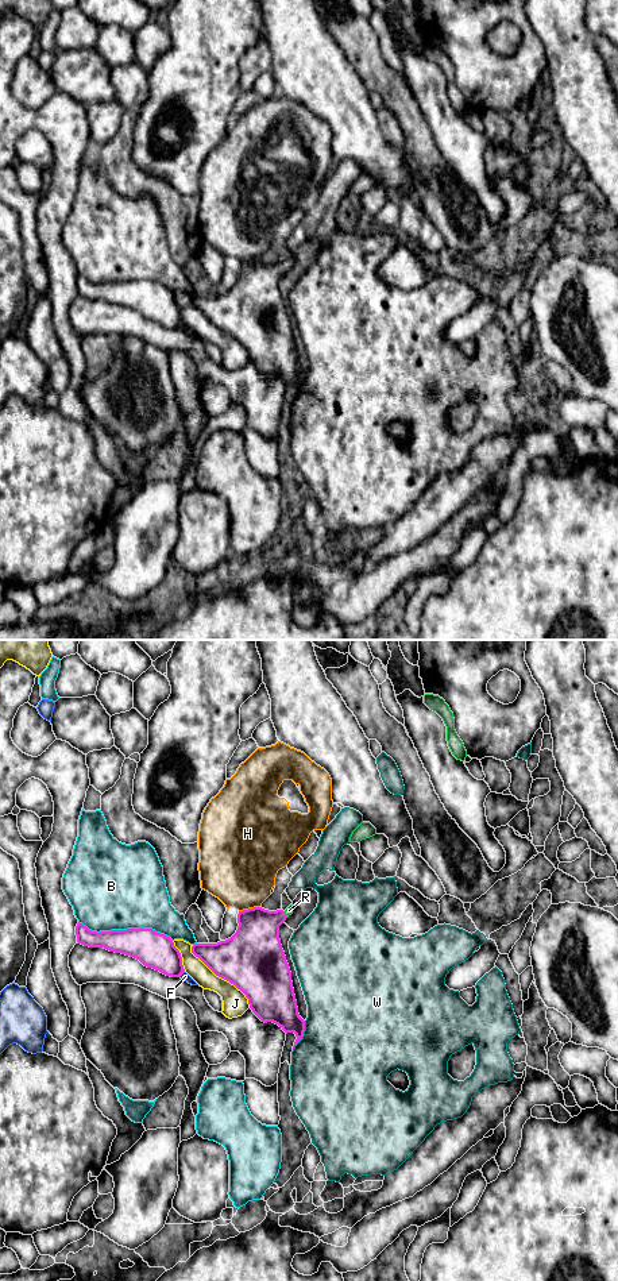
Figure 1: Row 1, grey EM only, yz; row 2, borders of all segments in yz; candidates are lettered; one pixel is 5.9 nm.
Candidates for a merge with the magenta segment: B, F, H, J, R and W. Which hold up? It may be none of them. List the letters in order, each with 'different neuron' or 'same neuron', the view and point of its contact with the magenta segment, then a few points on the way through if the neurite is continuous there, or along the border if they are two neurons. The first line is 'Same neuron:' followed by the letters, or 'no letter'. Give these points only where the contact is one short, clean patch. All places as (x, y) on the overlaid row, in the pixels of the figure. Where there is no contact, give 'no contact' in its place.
Same neuron: R
B: different neuron | yz (126, 930)
F: different neuron | yz (181, 973)
H: different neuron | yz (248, 909) | along yz (259, 906), (239, 911)
J: different neuron | yz (221, 977)
R: same neuron | yz (285, 914) | across yz (257, 945), (259, 937), (285, 914), (289, 910)
W: different neuron | yz (302, 1036)

